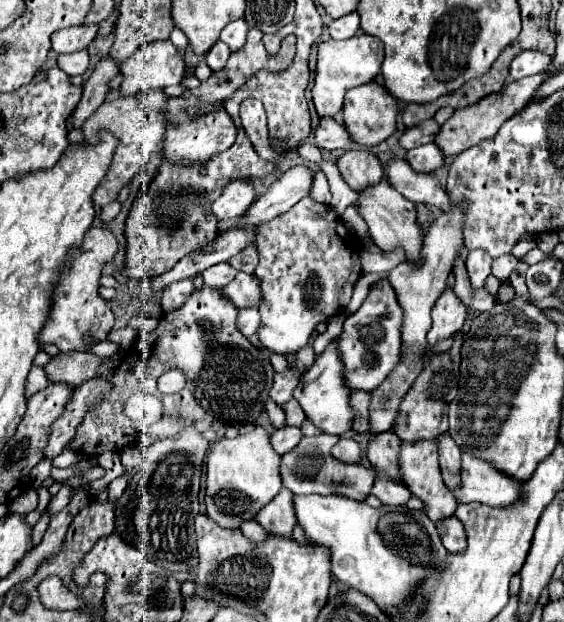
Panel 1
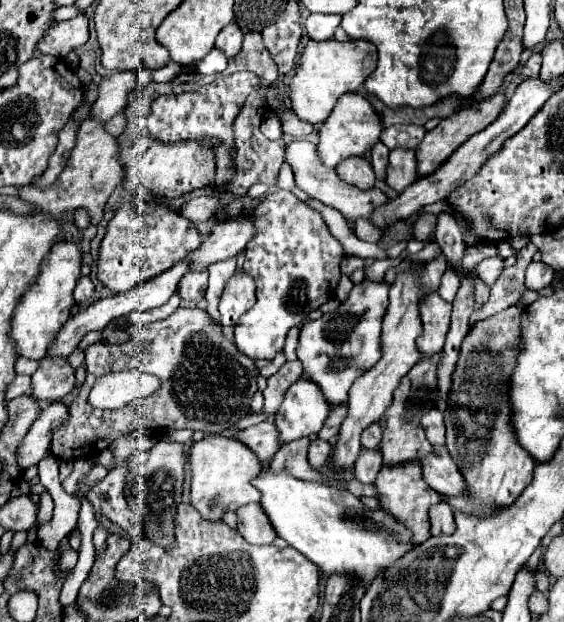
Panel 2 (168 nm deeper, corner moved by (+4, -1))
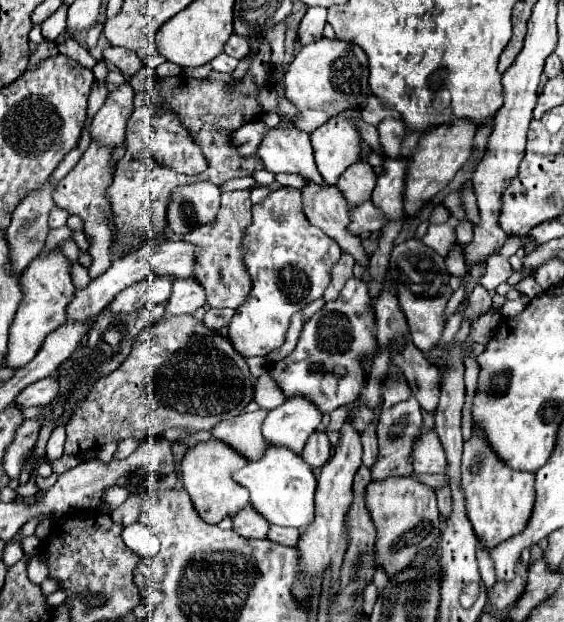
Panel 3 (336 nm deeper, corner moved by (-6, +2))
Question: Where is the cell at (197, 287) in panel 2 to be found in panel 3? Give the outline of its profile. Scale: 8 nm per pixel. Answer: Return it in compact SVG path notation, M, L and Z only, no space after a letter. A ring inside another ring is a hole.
M194 278L186 280L174 280L172 294L166 302L166 312L178 316L178 314L194 314L198 308L206 304L206 294L202 286Z

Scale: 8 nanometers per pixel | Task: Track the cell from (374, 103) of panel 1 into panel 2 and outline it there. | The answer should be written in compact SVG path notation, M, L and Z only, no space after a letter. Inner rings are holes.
M360 93L342 95L338 99L334 111L330 113L330 117L318 129L318 137L320 137L318 155L326 167L334 169L340 159L346 159L352 155L364 155L366 151L370 151L380 141L380 133L382 133L382 119L374 111L368 97L364 97Z

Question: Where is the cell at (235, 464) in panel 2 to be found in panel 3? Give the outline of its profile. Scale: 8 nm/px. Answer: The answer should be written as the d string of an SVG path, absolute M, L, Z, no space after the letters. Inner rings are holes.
M218 440L198 442L194 448L190 448L180 462L180 478L184 484L184 490L190 494L190 500L194 504L194 510L198 510L198 516L208 524L218 524L226 516L234 516L238 510L250 504L250 494L246 488L238 486L238 482L232 480L232 472L242 468L248 460L234 452L230 446L220 444Z

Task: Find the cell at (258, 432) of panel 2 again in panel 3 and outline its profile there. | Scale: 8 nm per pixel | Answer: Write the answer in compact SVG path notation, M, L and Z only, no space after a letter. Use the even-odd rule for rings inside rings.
M256 410L242 416L234 416L234 420L222 420L210 430L210 434L214 440L228 444L244 458L258 460L266 448L266 440L260 430L266 414L266 410Z

